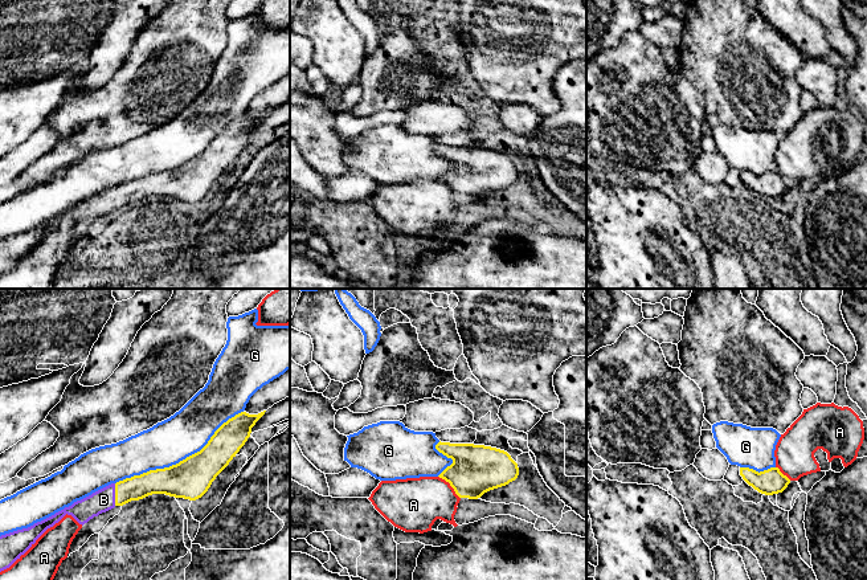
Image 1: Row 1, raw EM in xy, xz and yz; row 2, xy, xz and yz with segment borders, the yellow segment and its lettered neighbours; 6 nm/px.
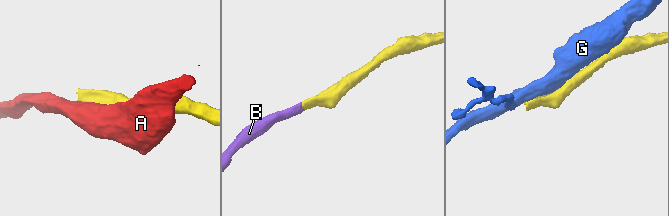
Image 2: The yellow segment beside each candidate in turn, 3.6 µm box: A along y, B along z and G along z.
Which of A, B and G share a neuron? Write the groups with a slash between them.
A / B / G

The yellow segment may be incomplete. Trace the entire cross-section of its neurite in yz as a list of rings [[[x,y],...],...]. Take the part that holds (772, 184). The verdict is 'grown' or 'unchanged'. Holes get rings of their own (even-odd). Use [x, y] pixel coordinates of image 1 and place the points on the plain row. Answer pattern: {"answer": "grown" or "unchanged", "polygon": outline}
{"answer": "unchanged", "polygon": [[[740,171],[740,179],[749,189],[765,199],[782,196],[790,187],[790,183],[778,171],[760,176],[749,171]]]}

